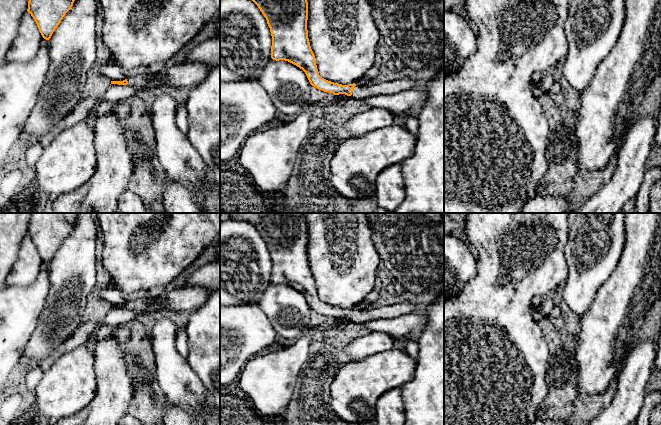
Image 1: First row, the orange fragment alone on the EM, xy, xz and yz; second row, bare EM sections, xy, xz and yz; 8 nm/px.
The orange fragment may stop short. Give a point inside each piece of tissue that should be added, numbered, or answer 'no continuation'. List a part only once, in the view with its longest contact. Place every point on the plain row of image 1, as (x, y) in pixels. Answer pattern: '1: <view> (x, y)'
1: xz (400, 309)

